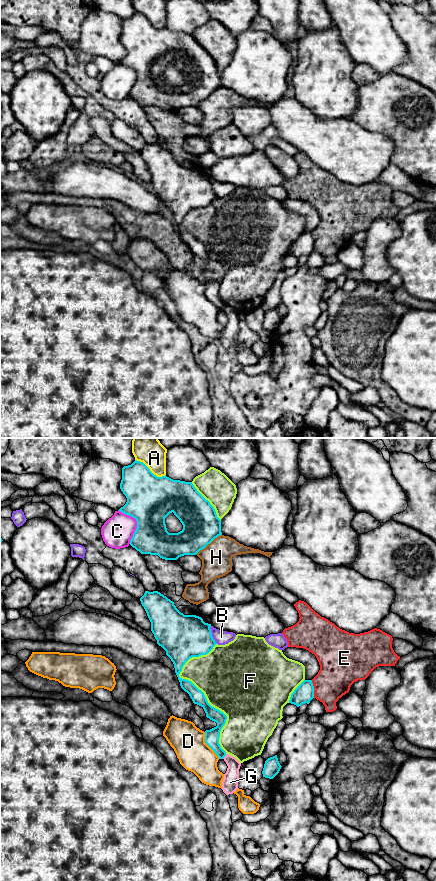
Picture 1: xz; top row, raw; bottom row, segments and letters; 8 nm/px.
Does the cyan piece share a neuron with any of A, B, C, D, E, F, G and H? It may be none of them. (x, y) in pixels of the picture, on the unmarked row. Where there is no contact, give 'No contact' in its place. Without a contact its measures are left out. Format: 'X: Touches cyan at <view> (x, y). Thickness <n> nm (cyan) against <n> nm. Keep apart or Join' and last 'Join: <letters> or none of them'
A: Touches cyan at xz (149, 22). Thickness 380 nm (cyan) against 180 nm. Keep apart
B: Touches cyan at xz (211, 187). Thickness 360 nm (cyan) against 110 nm. Keep apart
C: Touches cyan at xz (137, 75). Thickness 380 nm (cyan) against 240 nm. Keep apart
D: Touches cyan at xz (207, 296). Thickness 110 nm (cyan) against 260 nm. Keep apart
E: Touches cyan at xz (314, 241). Thickness 160 nm (cyan) against 300 nm. Keep apart
F: Touches cyan at xz (201, 243). Thickness 110 nm (cyan) against 480 nm. Keep apart
G: Touches cyan at xz (224, 308). Thickness 110 nm (cyan) against 130 nm. Join
H: Touches cyan at xz (208, 95). Thickness 300 nm (cyan) against 240 nm. Keep apart
Join: G

